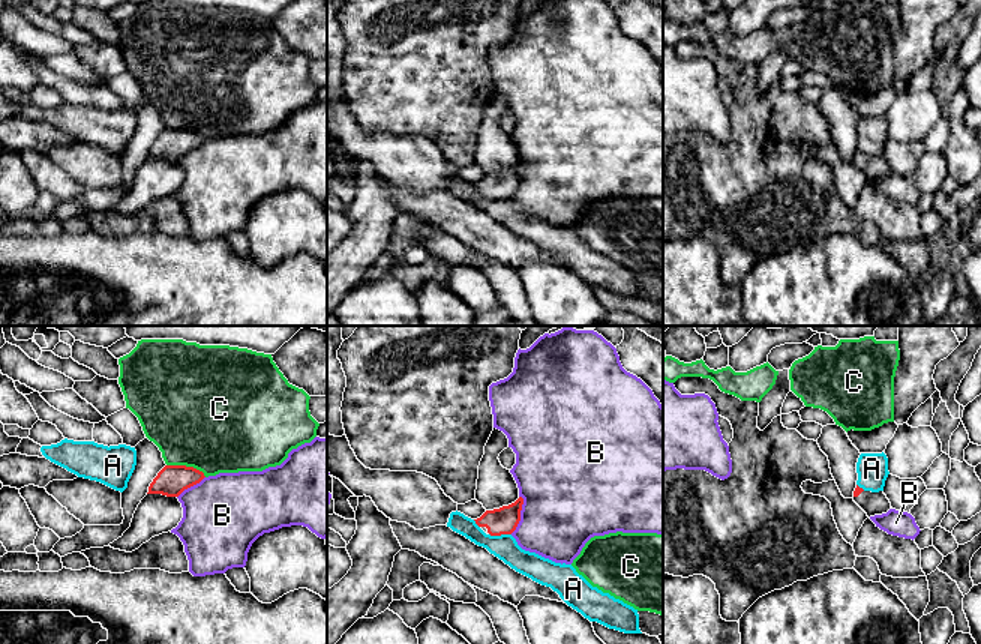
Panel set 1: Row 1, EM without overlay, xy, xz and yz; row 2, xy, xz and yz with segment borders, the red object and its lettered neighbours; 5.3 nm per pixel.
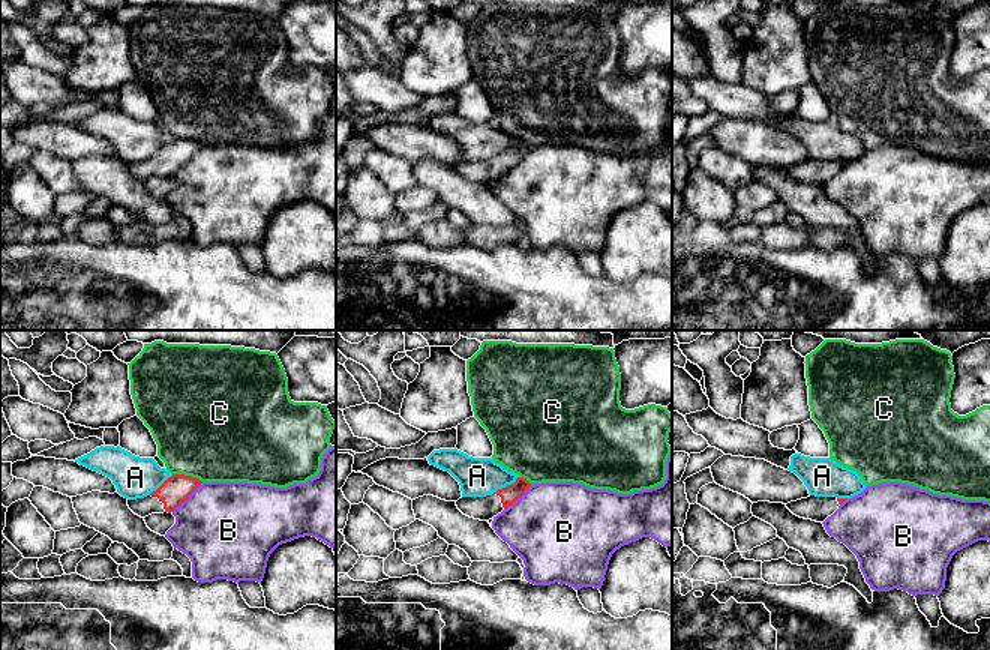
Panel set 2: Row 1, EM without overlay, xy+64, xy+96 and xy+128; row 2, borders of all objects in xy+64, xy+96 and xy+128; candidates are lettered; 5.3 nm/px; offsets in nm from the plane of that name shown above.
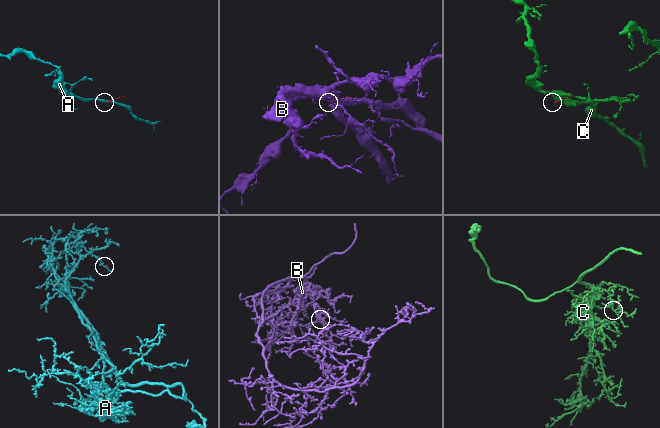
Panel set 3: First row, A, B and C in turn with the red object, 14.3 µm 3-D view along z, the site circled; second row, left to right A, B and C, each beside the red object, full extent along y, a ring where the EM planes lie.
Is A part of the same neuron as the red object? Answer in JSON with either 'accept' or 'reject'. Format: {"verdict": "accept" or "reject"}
{"verdict": "reject"}

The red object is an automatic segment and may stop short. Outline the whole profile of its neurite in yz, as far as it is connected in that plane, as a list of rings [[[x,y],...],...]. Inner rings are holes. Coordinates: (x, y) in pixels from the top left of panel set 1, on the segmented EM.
[[[858,485],[854,491],[854,501],[867,513],[868,518],[886,513],[890,509],[892,509],[884,491],[864,491]]]

